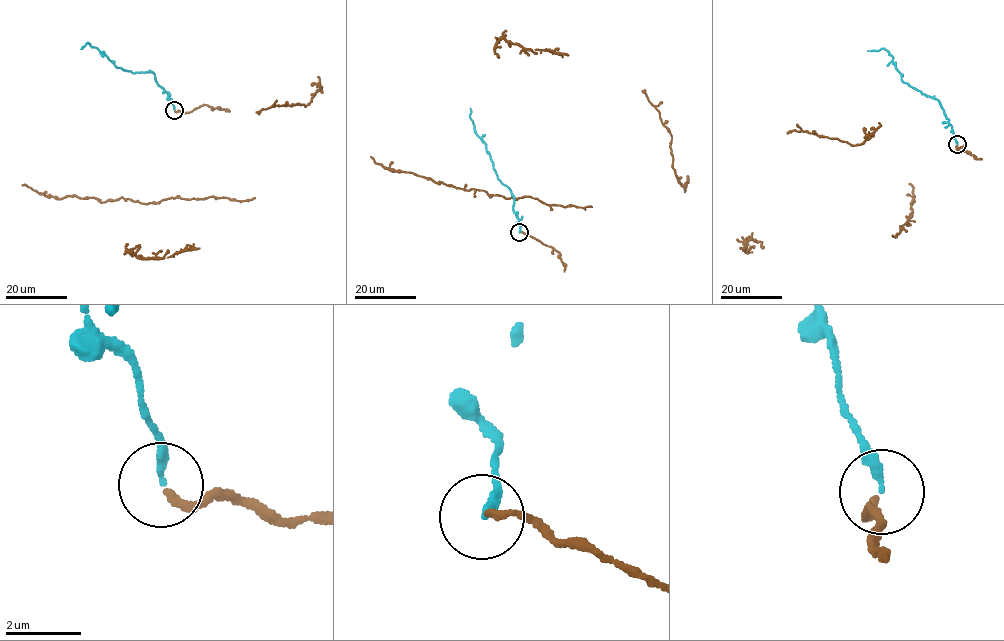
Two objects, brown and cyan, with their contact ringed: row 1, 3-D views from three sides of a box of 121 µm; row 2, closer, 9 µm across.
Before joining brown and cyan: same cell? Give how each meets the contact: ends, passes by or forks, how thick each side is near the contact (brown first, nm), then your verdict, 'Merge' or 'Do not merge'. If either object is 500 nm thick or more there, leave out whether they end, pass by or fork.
At the ring brown ends. At the ring cyan ends. Thickness 200 nm (brown) against 200 nm. Merge

